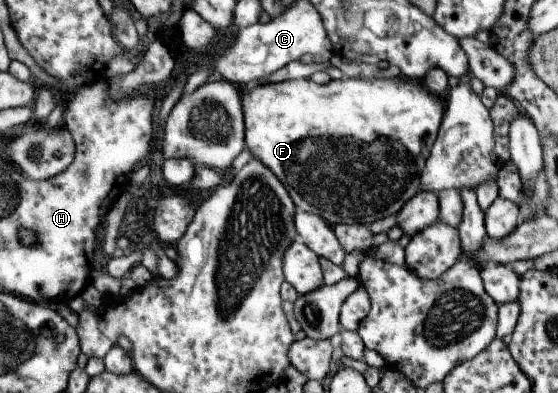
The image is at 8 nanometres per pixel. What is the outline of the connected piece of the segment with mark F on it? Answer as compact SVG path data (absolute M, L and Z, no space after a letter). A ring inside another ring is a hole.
M343 76L330 80L327 84L318 85L311 79L300 78L257 85L239 91L239 96L244 122L244 146L252 157L259 159L281 182L297 210L321 217L332 228L339 223L368 227L376 220L391 215L395 216L403 203L421 190L418 188L419 175L425 159L430 153L431 144L436 139L442 119L441 103L438 96L430 93L421 82L405 80L401 76L392 79L362 79Z

